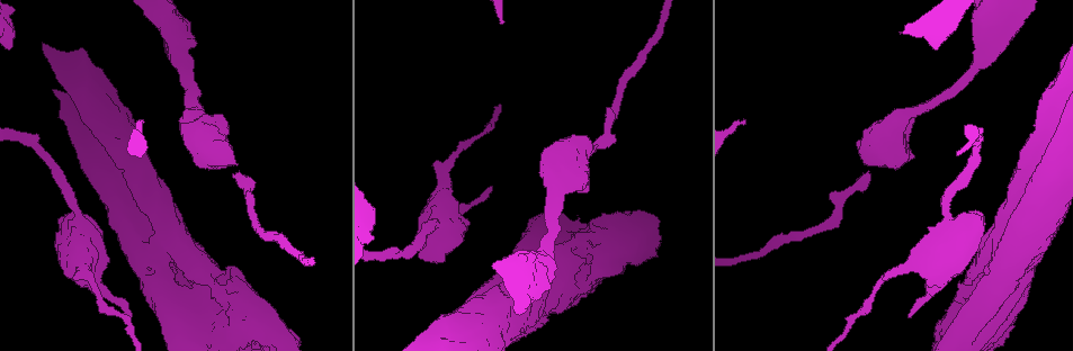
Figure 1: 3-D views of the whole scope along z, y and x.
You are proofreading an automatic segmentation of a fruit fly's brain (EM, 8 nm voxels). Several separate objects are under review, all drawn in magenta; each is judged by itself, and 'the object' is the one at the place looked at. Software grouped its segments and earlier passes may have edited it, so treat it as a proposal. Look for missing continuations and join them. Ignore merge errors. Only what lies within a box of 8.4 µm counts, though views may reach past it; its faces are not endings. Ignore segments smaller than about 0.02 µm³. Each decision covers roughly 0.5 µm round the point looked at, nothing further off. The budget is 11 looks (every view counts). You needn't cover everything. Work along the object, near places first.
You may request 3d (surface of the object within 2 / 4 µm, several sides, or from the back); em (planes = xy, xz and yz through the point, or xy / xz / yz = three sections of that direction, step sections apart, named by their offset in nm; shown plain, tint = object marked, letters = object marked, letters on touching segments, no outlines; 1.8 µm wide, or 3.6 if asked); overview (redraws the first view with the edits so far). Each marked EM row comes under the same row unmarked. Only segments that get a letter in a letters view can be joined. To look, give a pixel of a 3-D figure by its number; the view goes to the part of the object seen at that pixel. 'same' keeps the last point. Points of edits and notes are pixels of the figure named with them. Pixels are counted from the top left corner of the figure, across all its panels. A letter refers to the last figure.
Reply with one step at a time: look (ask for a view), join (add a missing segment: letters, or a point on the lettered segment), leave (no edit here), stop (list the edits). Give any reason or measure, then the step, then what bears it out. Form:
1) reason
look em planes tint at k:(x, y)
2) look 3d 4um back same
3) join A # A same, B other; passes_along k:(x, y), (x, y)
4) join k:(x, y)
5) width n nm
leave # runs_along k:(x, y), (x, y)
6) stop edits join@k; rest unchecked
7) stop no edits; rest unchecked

stops while still wide
look em 3.6um planes letters at 1:(180, 17)

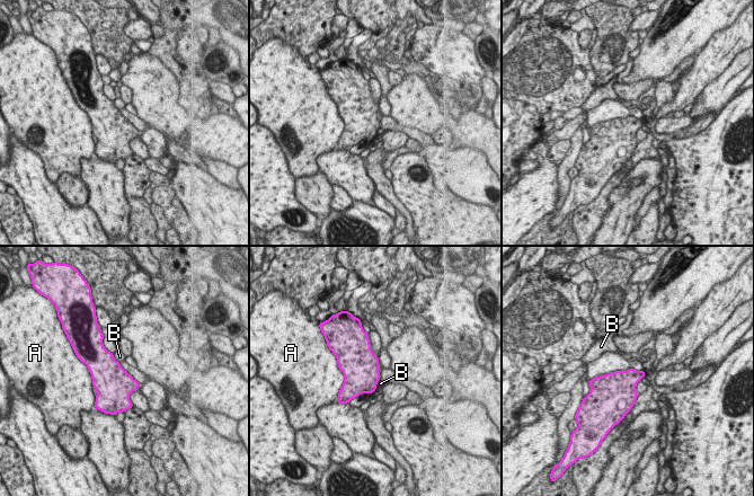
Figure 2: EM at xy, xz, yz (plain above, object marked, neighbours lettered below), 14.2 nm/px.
width 360 nm; longest_contact A 380 nm
leave # A other, B other; no lettered segment goes on from it

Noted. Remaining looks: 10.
thick end
look em 3.6um xz step 16 letters at 1:(58, 219)

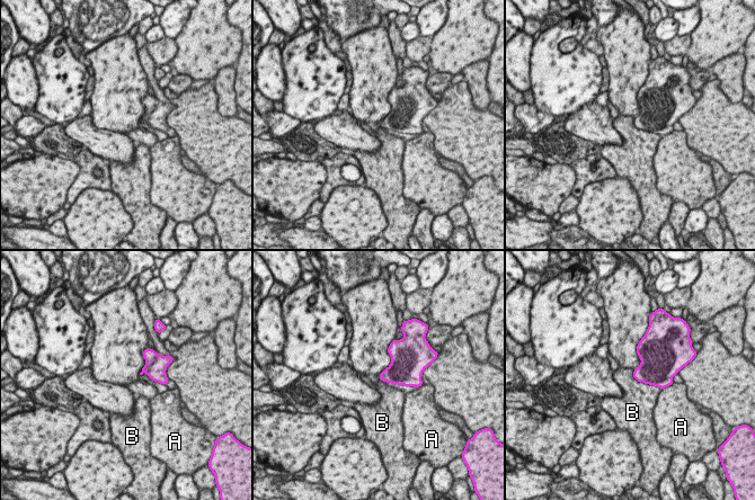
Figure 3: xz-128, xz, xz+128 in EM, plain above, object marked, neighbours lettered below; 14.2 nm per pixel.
another direction
look em 3.6um planes letters same

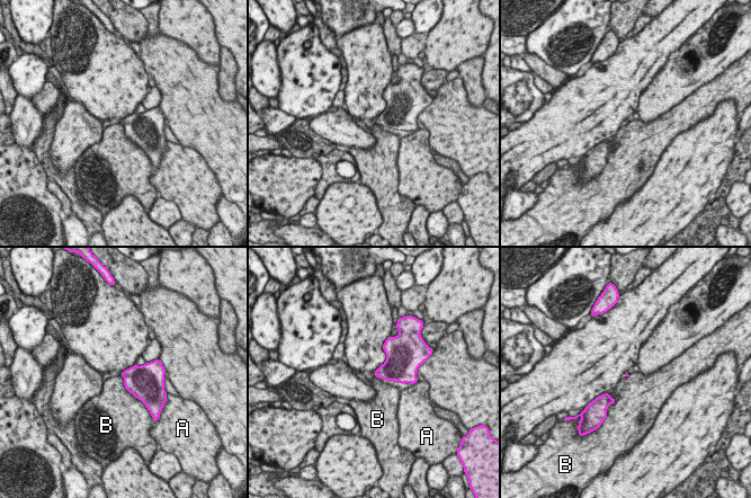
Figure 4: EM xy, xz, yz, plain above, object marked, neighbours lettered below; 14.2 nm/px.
leave # A other, B other; border 4:(121, 375), (124, 387), (144, 405); none of them fits

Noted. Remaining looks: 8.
thick end
look em planes letters at 1:(933, 44)

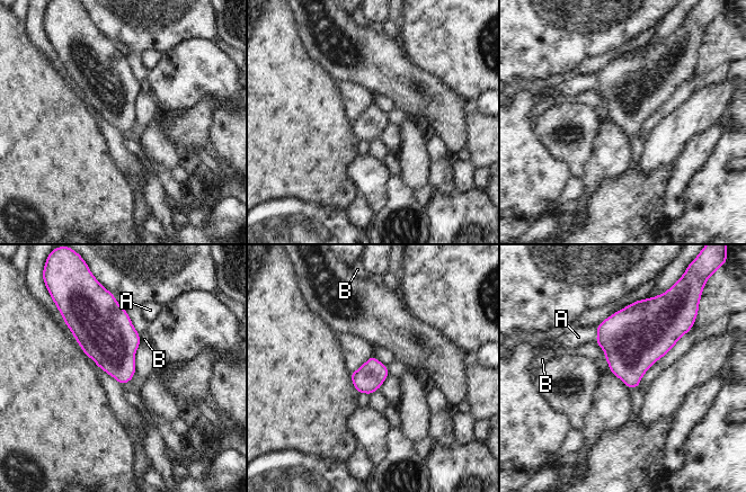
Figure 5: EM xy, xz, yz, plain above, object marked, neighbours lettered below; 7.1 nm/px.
leave # A other, B other; border 5:(595, 340), (603, 350), (604, 357); none of them fits

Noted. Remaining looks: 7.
thin end
look 3d 2um at 1:(488, 188)

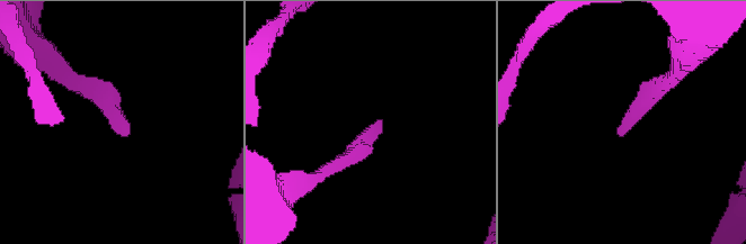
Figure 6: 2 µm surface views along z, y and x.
shape alone is not enough
look em 3.6um xy step 4 tint at 6:(379, 127)

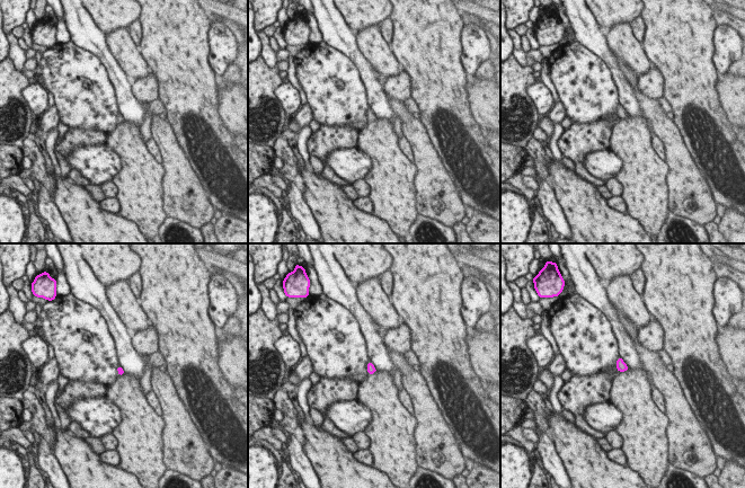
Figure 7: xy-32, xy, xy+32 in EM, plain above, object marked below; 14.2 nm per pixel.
look em 3.6um planes letters same

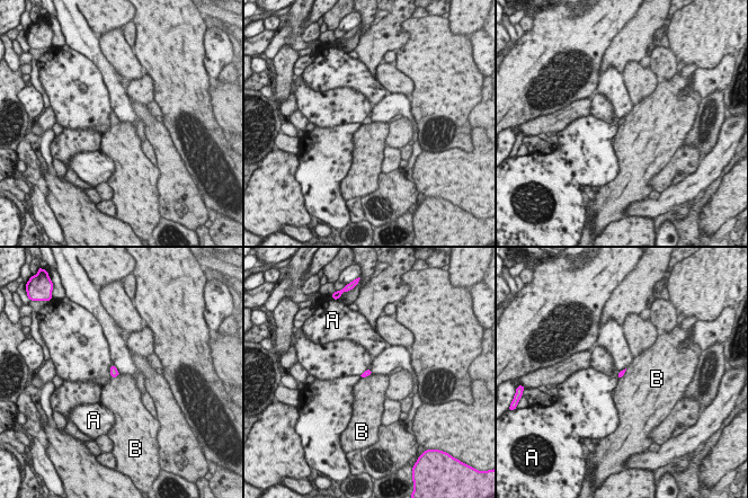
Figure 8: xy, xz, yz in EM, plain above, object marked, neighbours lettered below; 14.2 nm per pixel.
leave # A other, B other; border 8:(626, 368), (619, 379); no lettered segment goes on from it

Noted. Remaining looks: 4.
stop no edits; rest unchecked

